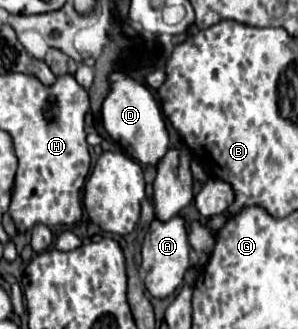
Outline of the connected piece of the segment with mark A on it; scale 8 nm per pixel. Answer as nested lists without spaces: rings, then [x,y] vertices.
[[[172,217],[166,223],[152,221],[150,231],[148,231],[148,235],[144,239],[144,245],[142,245],[142,269],[146,271],[144,285],[146,285],[146,289],[152,297],[166,299],[166,297],[174,295],[174,291],[182,285],[184,275],[190,267],[188,251],[190,251],[188,231],[186,231],[186,225],[184,225],[182,217]]]

